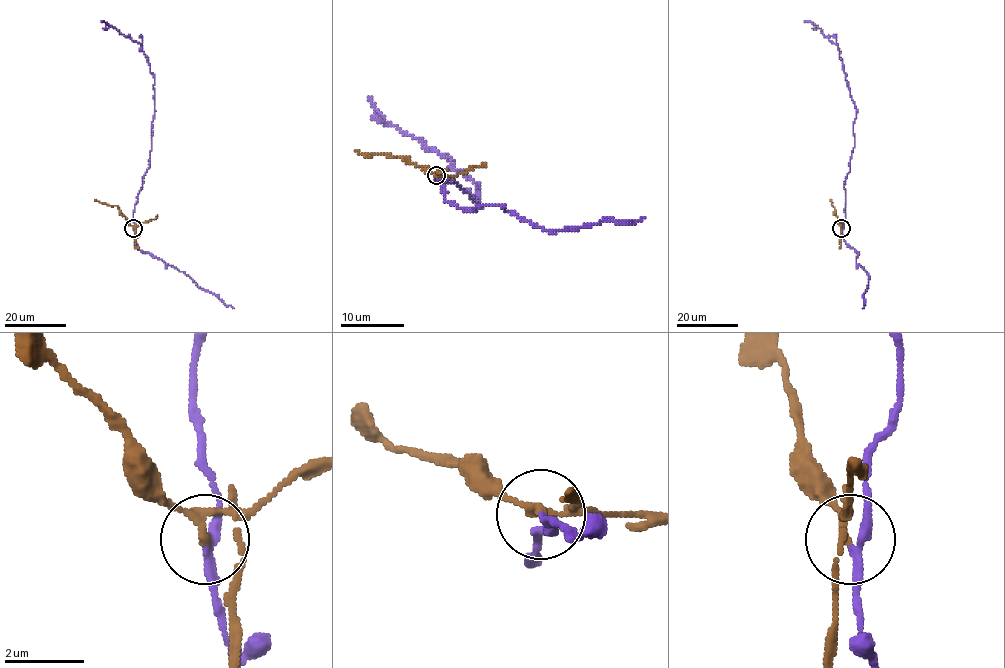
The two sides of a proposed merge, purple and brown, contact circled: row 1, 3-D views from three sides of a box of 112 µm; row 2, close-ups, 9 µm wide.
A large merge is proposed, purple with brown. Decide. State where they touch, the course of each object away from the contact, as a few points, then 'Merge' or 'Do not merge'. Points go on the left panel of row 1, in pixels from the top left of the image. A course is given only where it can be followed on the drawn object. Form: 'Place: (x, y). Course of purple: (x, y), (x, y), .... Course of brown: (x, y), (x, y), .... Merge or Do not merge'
Place: (133, 228). Course of purple: (133, 228), (132, 212), (149, 166), (155, 114), (154, 75), (138, 42), (100, 22). Course of brown: (133, 228), (116, 206), (95, 200). Do not merge

